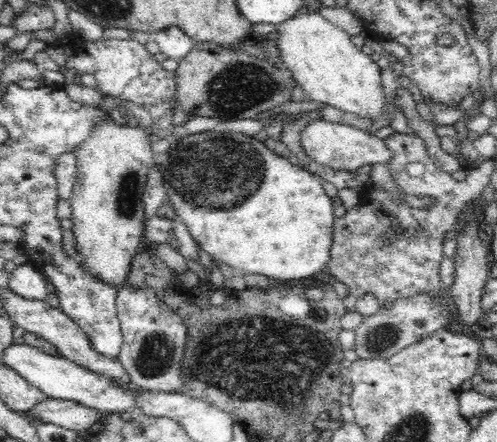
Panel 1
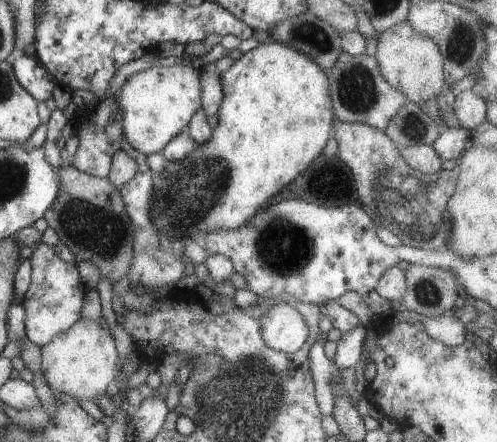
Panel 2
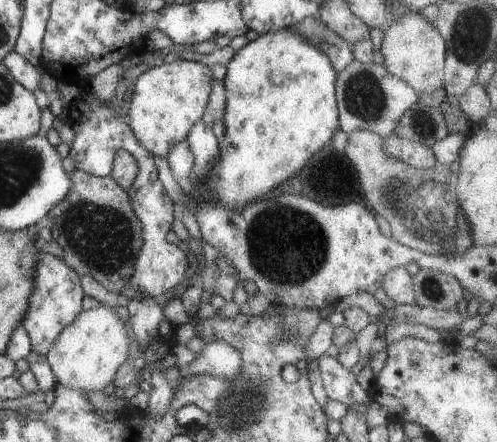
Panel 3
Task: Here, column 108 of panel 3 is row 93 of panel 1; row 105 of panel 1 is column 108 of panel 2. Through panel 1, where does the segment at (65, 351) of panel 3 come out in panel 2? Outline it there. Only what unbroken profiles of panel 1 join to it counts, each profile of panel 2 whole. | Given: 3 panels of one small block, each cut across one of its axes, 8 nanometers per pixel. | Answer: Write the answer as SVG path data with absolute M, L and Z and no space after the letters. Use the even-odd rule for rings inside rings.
M81 319L66 332L58 334L47 346L41 349L43 362L41 369L55 394L65 393L79 400L96 399L106 393L111 382L116 381L119 355L114 336L106 328L105 319Z

